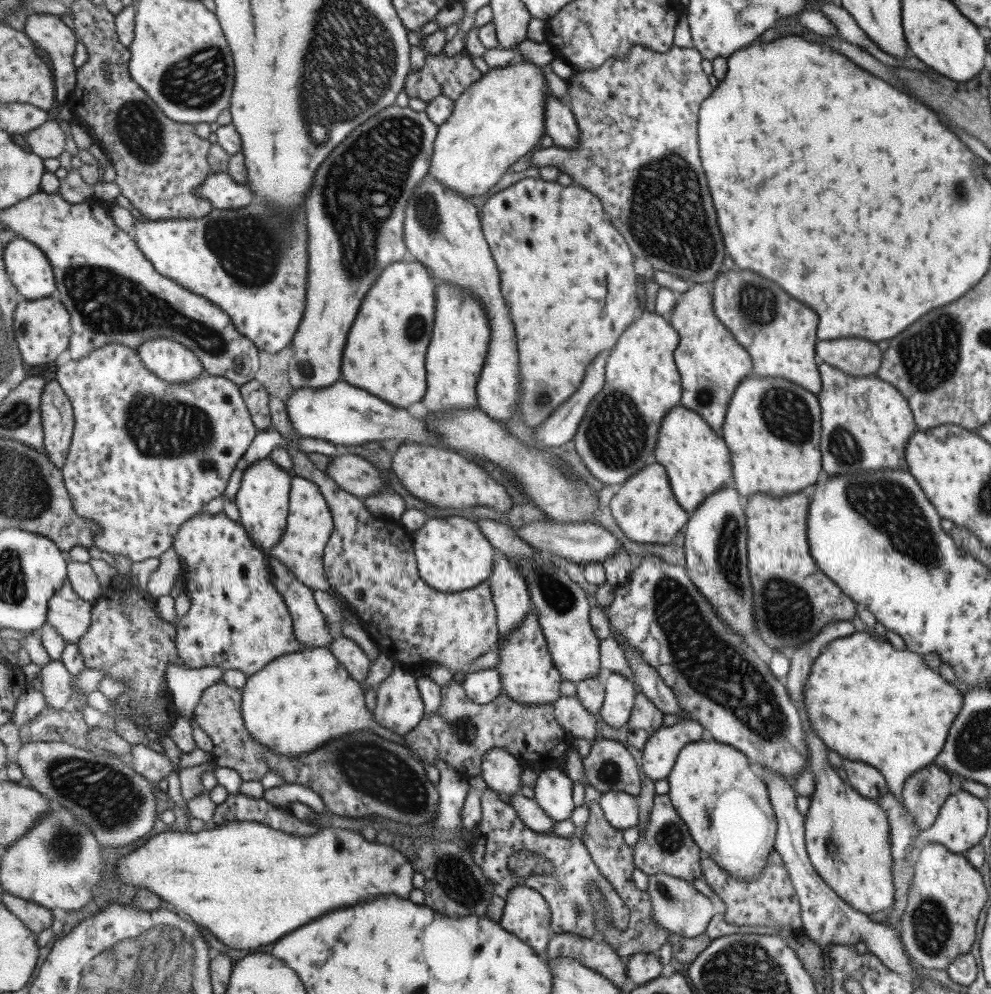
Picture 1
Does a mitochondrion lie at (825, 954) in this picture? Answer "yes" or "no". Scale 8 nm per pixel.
no

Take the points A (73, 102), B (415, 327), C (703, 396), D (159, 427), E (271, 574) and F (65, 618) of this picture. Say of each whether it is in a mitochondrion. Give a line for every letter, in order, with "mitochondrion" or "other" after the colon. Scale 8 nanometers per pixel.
A: other
B: mitochondrion
C: mitochondrion
D: mitochondrion
E: other
F: other

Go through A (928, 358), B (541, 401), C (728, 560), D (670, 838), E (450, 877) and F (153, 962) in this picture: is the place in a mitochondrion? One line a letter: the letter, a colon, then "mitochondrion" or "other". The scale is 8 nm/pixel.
A: mitochondrion
B: mitochondrion
C: mitochondrion
D: mitochondrion
E: mitochondrion
F: mitochondrion

